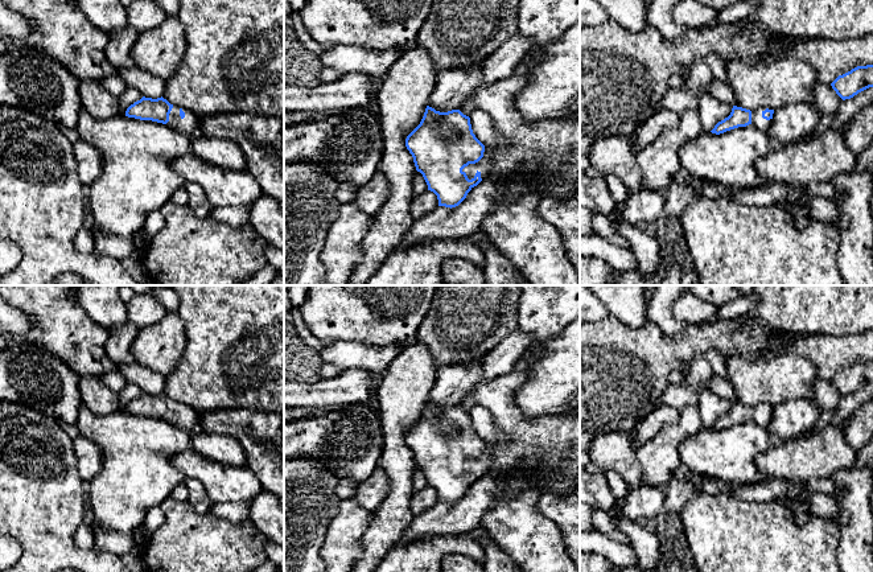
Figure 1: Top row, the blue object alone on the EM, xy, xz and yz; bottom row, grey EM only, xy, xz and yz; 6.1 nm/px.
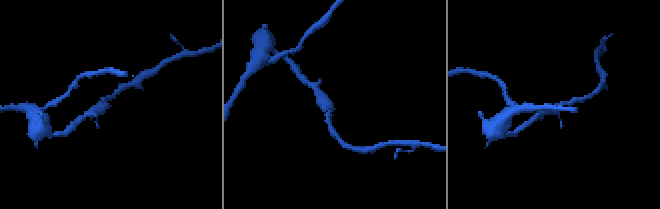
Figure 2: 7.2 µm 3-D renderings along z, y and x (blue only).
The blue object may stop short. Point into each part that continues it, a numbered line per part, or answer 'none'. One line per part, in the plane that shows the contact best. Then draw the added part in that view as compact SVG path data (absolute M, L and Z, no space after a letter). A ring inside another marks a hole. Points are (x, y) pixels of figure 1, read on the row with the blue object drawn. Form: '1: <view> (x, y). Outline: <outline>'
1: xz (484, 165). Outline: M482 157L478 162L469 164L468 166L465 166L462 169L462 172L466 173L469 180L474 178L475 173L479 172L481 173L481 178L483 181L489 176L490 169L491 169L490 160Z

